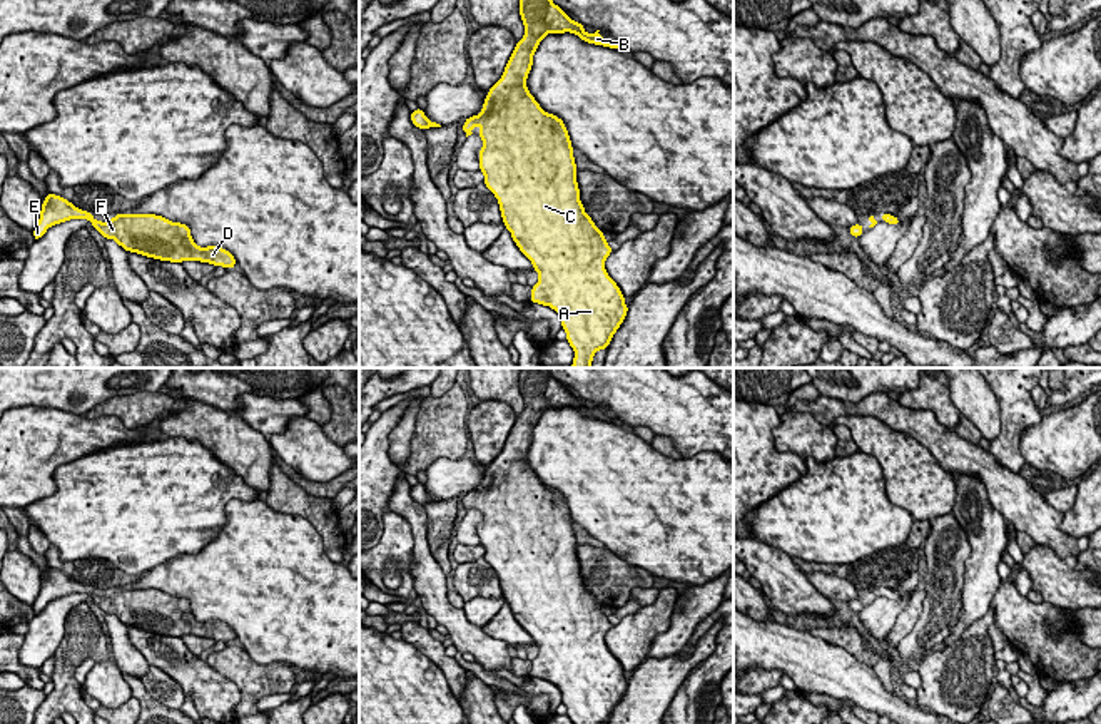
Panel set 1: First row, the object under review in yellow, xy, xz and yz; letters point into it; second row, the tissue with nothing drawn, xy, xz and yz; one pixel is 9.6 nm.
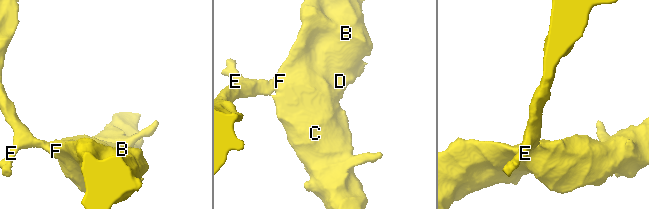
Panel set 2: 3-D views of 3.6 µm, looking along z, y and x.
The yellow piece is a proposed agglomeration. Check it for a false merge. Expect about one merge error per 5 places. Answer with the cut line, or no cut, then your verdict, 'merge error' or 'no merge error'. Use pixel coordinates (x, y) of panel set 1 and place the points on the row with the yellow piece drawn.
no cut | no merge error

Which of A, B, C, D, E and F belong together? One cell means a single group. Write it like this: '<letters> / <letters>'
A B C D E F

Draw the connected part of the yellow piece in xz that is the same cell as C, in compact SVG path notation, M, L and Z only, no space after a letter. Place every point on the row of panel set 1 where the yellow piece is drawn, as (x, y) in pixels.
M520 0L520 17L525 35L516 42L501 79L488 90L481 112L464 120L463 132L468 137L478 124L481 125L478 135L483 139L483 149L478 159L485 186L498 199L503 224L515 244L540 274L538 283L531 286L530 301L550 306L561 318L566 341L575 351L571 368L591 368L595 353L608 348L628 306L605 269L613 249L580 201L578 171L566 125L540 107L526 89L526 79L533 67L533 54L548 33L570 32L586 43L625 50L606 42L600 30L585 32L583 23L573 22L553 0Z

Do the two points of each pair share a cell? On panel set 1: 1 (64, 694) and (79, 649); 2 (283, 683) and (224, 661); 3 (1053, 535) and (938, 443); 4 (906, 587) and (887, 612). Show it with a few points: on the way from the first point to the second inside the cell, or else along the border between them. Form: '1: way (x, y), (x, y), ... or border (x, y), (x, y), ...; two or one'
1: way (64, 683), (67, 661); one
2: way (268, 679), (253, 679), (239, 667); one
3: way (1024, 507), (979, 462), (966, 458); one
4: way (906, 594), (894, 607); one

